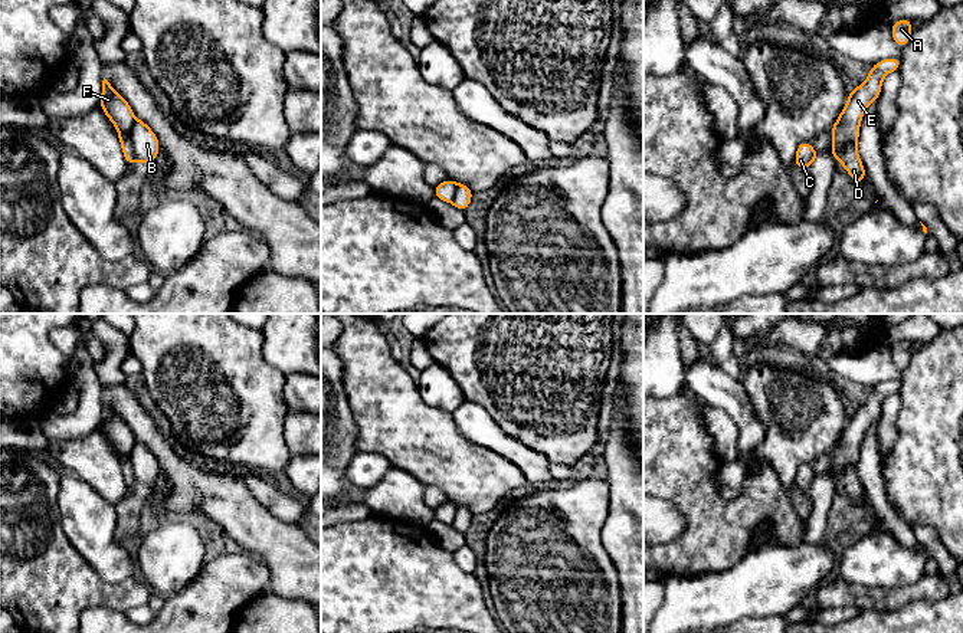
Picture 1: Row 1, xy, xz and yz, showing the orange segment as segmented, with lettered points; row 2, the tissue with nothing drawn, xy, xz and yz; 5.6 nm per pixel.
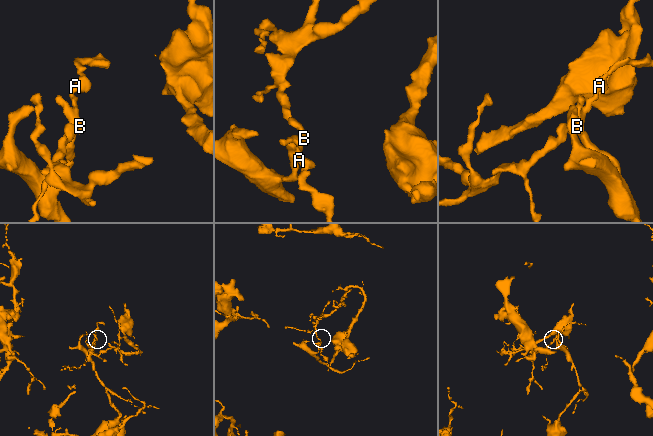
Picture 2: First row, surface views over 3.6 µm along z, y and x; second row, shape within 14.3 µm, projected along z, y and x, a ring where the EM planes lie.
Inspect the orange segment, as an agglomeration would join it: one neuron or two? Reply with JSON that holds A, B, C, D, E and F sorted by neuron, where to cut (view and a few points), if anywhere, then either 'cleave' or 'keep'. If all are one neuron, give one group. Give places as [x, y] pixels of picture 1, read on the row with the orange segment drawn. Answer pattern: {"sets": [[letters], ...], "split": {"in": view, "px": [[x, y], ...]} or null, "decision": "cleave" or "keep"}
{"sets": [["A", "B", "C", "E"], ["D", "F"]], "split": {"in": "xy", "px": [[136, 120], [130, 135], [134, 158]]}, "decision": "cleave"}

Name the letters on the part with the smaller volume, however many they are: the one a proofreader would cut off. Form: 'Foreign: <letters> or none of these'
Foreign: A, B, C, E

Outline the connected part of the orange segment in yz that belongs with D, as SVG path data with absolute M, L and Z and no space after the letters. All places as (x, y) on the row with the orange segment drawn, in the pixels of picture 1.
M856 144L846 145L836 157L836 161L845 167L854 183L864 184L867 171L856 152Z

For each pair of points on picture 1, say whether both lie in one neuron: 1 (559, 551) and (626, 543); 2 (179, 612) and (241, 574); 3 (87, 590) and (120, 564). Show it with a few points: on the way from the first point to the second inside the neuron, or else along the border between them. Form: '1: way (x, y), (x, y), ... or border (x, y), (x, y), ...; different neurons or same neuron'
1: border (608, 512), (602, 544), (618, 577); different neurons
2: way (195, 607), (205, 607), (225, 587); same neuron
3: border (79, 554), (107, 581), (124, 581), (136, 576); different neurons

